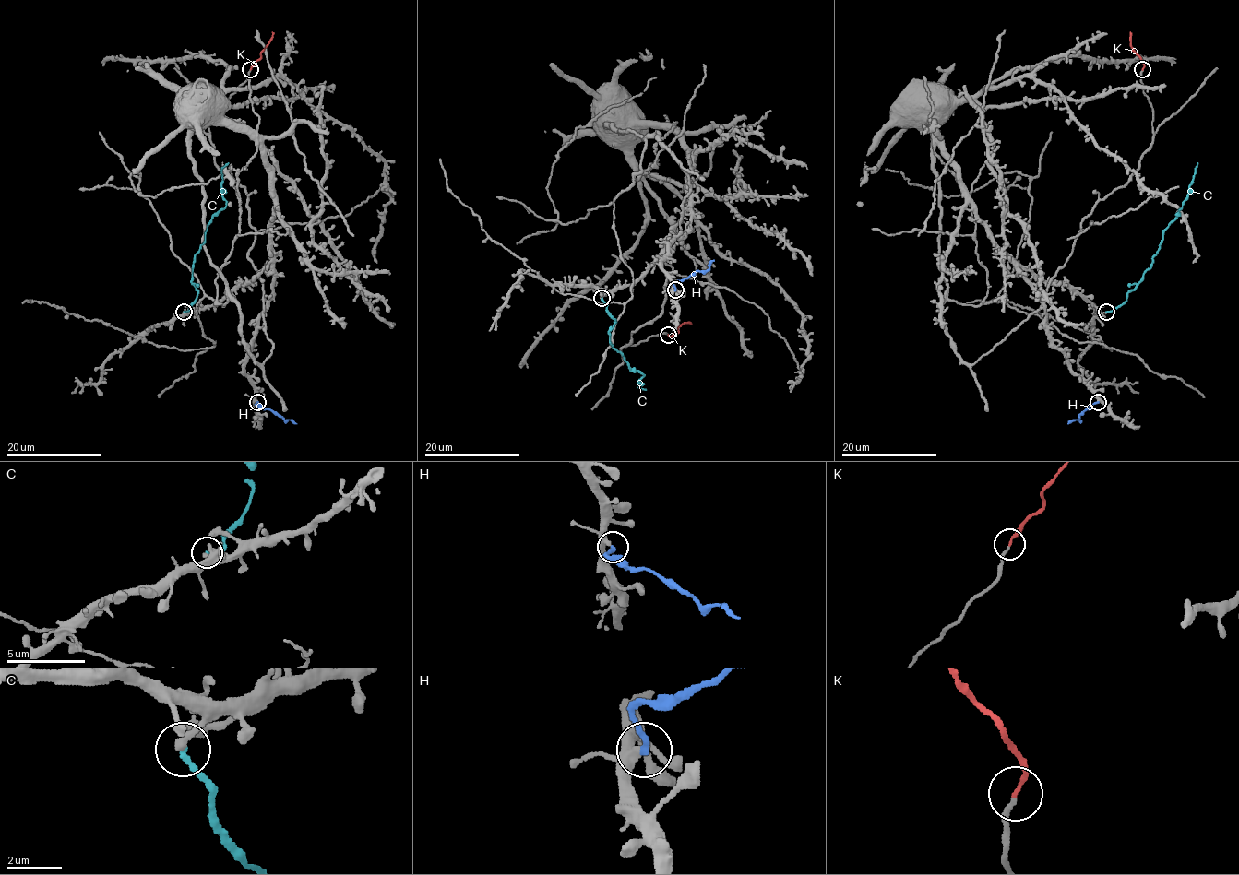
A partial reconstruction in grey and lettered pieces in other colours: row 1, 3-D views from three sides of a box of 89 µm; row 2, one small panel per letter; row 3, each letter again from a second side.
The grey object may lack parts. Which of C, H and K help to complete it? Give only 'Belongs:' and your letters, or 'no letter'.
Belongs: K

